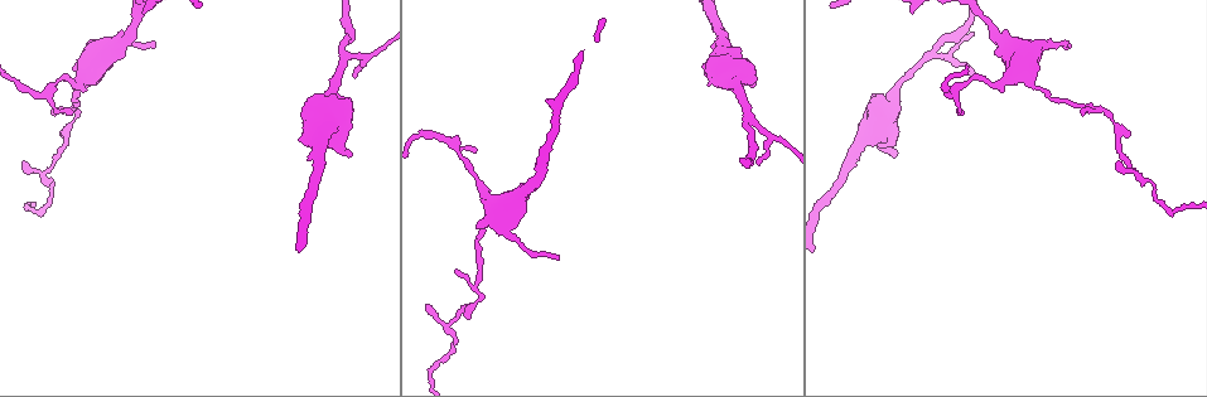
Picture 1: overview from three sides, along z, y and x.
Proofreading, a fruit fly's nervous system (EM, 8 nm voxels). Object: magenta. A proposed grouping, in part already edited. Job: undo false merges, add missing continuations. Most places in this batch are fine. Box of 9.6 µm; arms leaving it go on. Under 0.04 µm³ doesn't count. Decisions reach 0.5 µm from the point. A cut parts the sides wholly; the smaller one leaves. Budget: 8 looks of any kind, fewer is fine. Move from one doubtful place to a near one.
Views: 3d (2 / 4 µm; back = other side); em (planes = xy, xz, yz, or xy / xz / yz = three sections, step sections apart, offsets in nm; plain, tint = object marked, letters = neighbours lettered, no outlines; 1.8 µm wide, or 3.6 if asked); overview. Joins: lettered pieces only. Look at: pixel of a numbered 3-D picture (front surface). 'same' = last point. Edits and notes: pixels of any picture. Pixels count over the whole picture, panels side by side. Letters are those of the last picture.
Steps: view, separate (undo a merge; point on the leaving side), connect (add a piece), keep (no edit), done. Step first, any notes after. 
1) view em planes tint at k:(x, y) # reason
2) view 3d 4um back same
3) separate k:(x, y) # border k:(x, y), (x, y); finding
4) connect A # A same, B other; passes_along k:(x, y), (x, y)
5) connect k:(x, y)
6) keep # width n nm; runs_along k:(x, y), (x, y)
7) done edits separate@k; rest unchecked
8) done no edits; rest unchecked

view em xz step 8 tint at 1:(755, 83) # free end

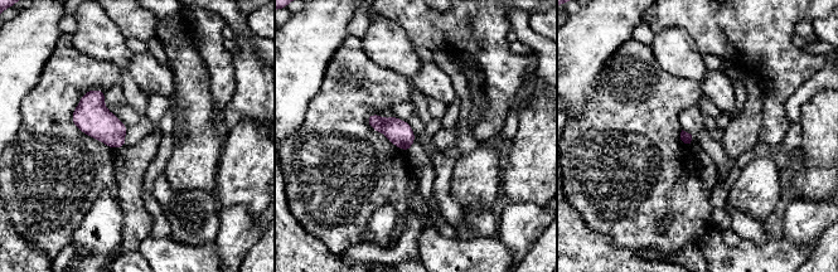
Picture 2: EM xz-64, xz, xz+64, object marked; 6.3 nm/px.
view em planes letters same

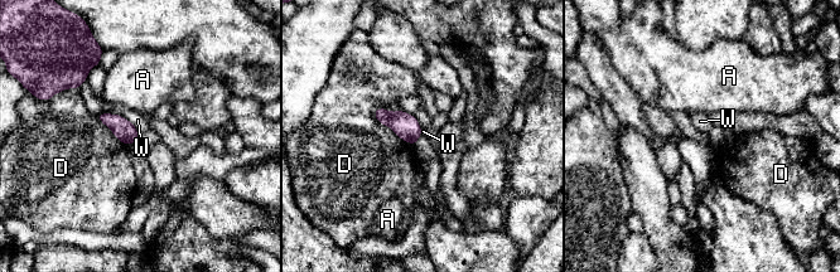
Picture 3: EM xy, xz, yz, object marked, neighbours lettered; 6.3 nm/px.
keep # width 140 nm; A other, D other, W other; border 3:(110, 112), (124, 116), (139, 134); no lettered piece goes on from it

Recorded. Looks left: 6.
view em yz step 4 tint at 1:(342, 59) # arms part here

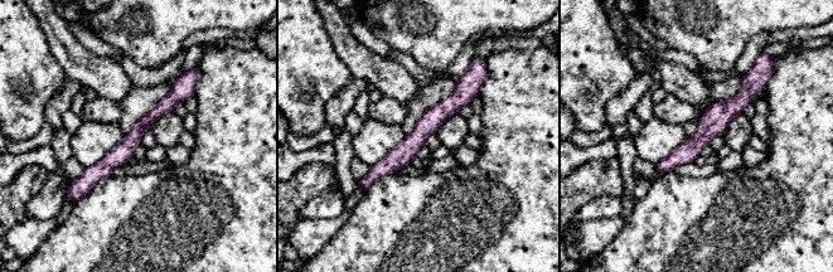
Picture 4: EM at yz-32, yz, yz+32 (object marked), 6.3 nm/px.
view em planes tint same # another direction

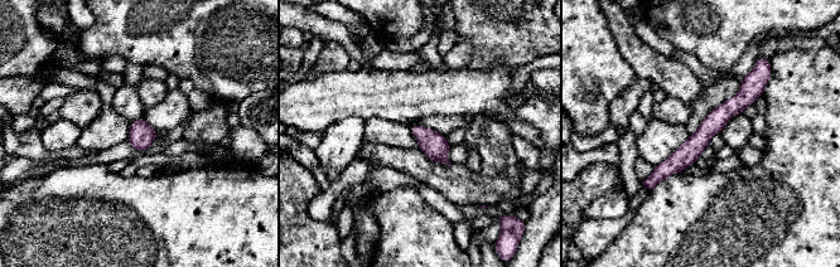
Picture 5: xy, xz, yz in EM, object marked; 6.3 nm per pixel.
view em planes letters same

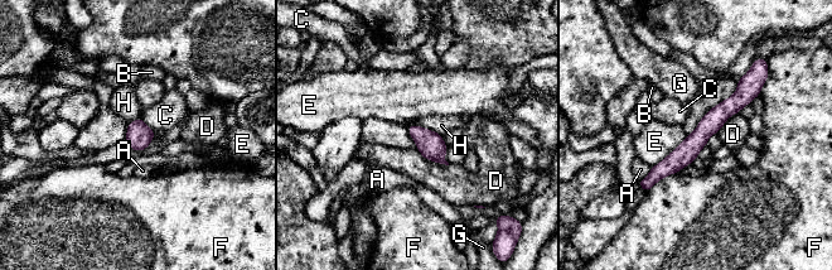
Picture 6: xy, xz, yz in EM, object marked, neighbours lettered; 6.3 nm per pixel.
keep # A other, B other, C other, D other, E other, F other, G other, H other; border 6:(738, 80), (735, 91), (687, 135); all the same neuron

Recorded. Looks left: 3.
view 3d 4um at 1:(964, 113)

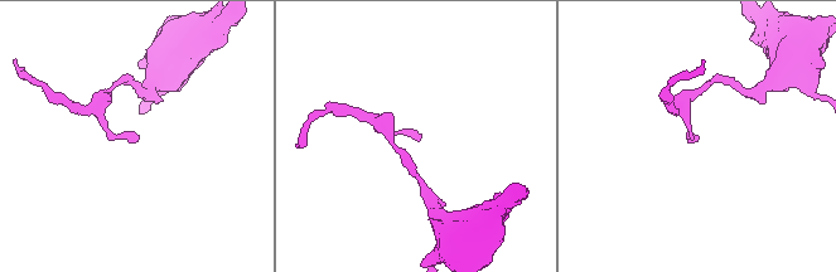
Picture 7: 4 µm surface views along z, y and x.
view em planes plain at 7:(421, 137)

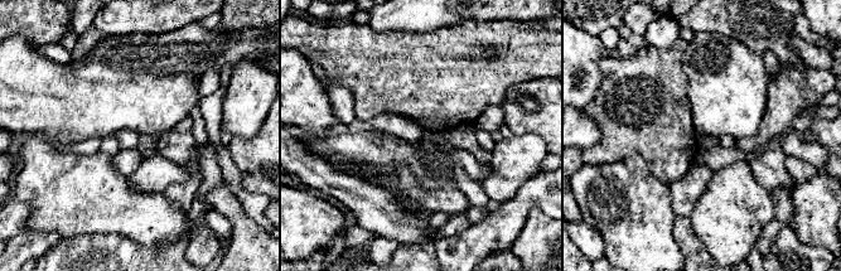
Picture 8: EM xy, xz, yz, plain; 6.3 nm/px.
view em planes letters same

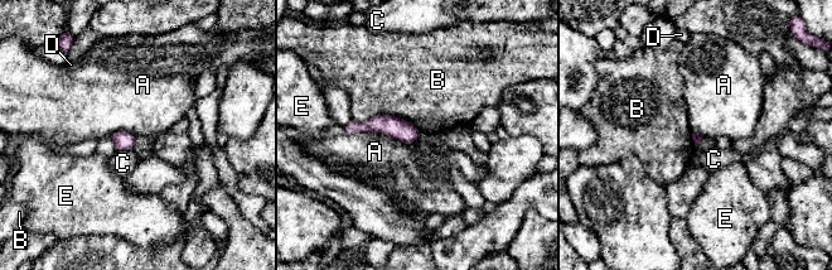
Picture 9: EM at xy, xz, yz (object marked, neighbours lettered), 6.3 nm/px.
keep # A other, B other, C other, D other, E other; runs_along 9:(348, 129), (391, 125), (416, 133); no lettered piece goes on from it

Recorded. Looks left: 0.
done no edits; rest unchecked

